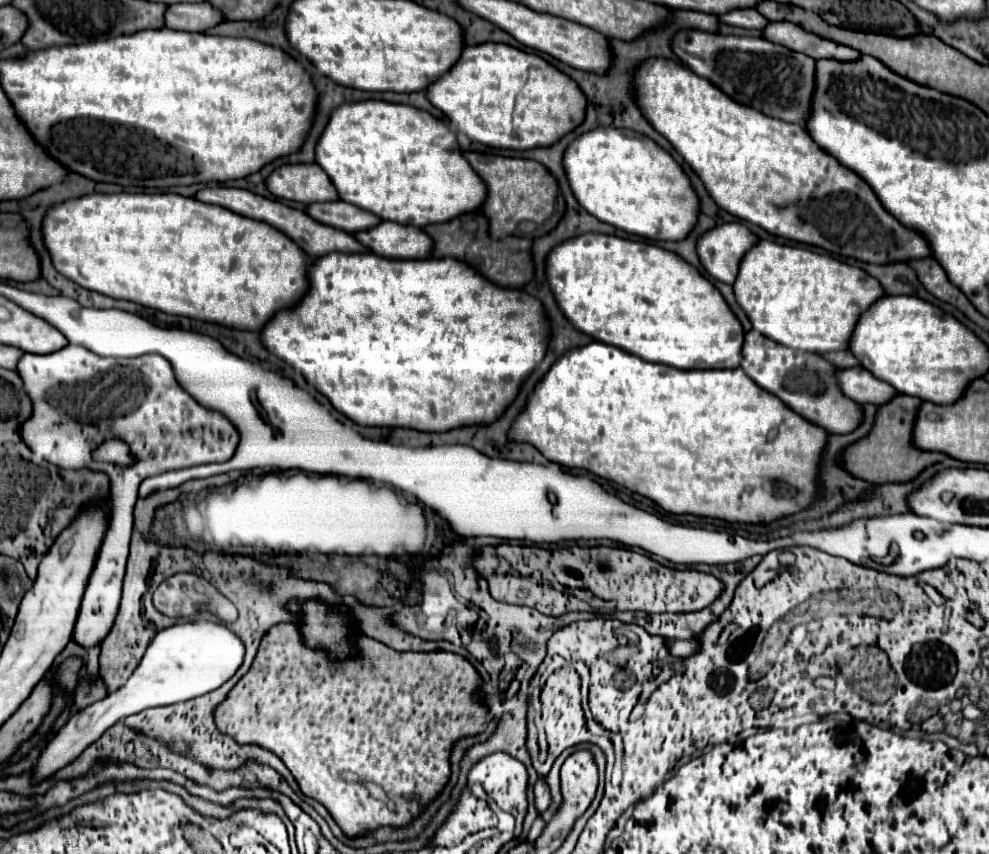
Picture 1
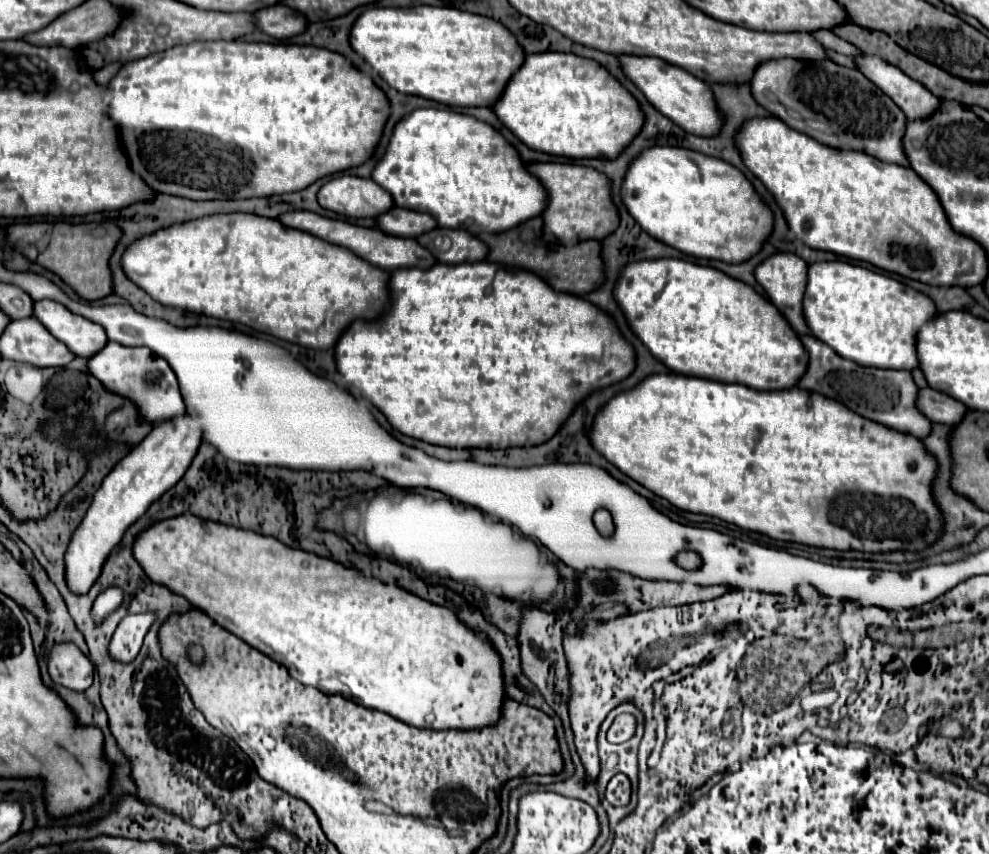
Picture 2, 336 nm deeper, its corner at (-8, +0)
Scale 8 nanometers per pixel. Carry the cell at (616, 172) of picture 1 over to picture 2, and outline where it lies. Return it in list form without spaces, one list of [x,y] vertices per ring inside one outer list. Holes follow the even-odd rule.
[[[650,147],[636,157],[622,185],[622,199],[630,215],[654,239],[702,259],[718,259],[724,263],[742,263],[760,253],[764,241],[774,229],[774,213],[756,193],[754,185],[734,165],[682,147]]]

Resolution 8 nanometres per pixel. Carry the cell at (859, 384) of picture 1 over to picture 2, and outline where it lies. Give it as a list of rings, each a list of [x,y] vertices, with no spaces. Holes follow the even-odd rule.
[[[920,389],[918,391],[918,409],[934,423],[954,425],[962,415],[966,415],[966,405],[952,399],[946,393],[934,389]]]

